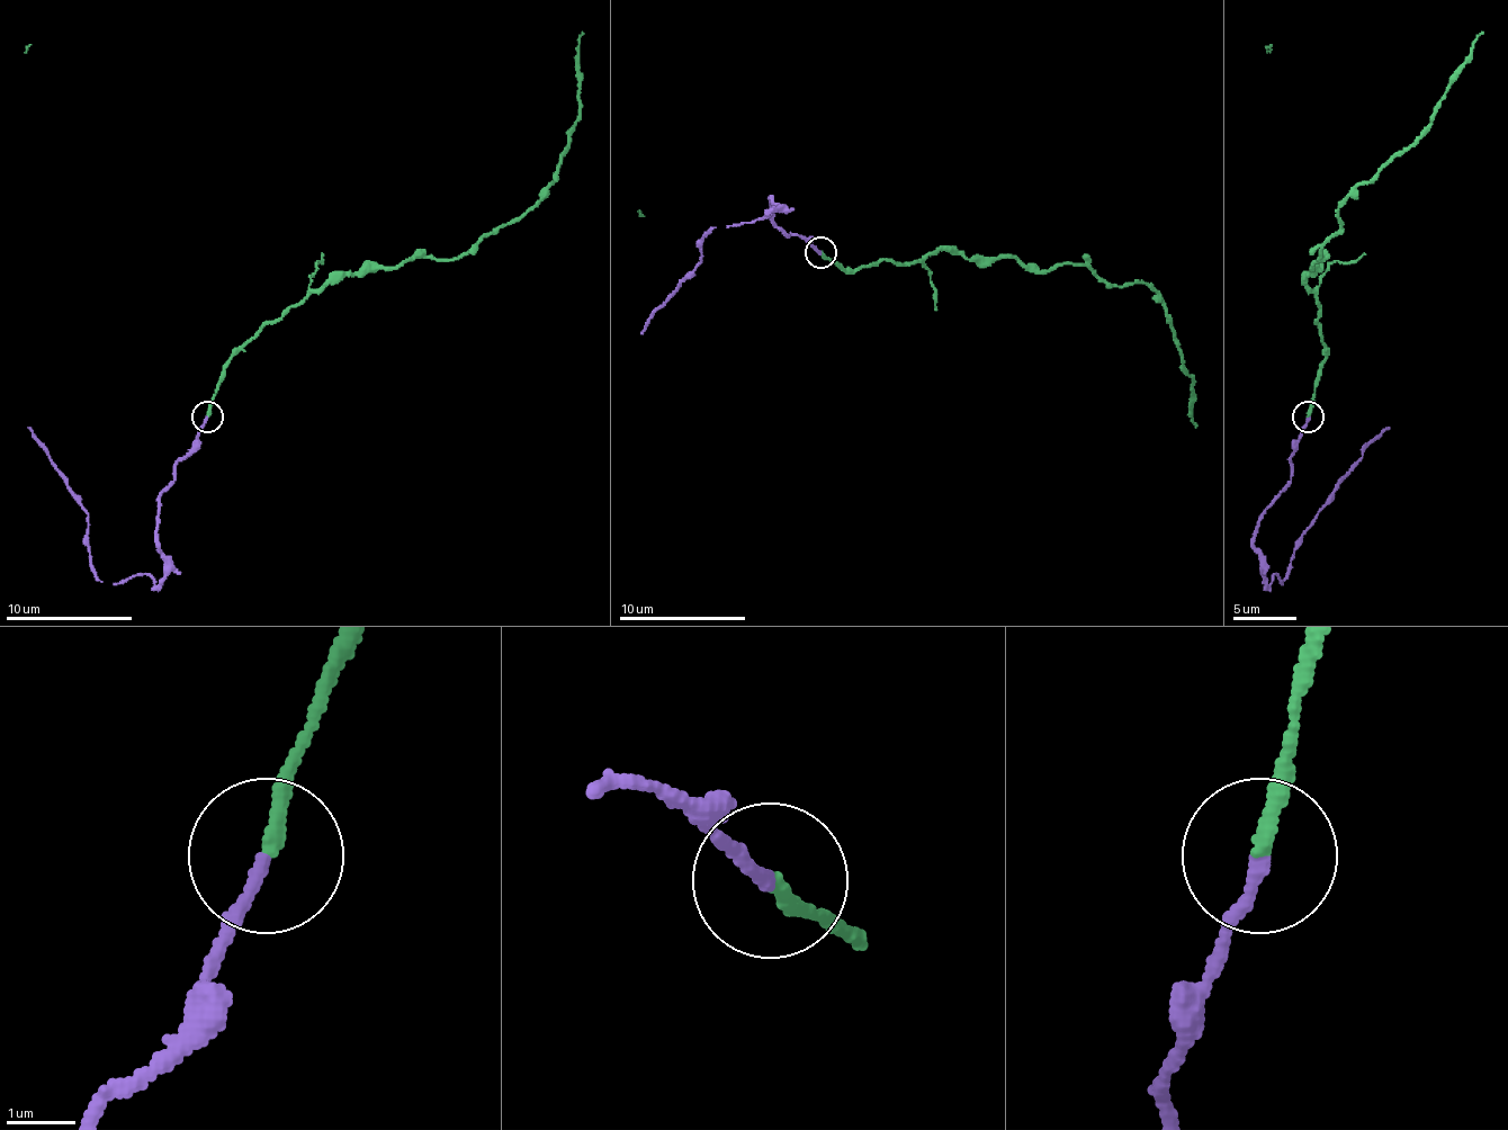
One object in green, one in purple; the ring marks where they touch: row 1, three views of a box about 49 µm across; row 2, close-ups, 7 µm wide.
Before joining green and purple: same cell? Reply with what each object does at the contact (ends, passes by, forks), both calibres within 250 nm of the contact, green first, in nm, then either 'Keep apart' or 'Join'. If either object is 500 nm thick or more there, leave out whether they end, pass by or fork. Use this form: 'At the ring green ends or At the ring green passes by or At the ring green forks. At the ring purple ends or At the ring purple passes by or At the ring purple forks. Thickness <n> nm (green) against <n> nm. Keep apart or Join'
At the ring green ends. At the ring purple ends. Thickness 220 nm (green) against 180 nm. Keep apart

